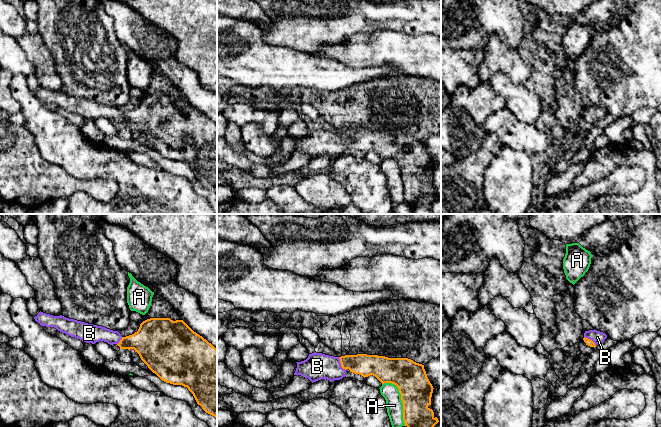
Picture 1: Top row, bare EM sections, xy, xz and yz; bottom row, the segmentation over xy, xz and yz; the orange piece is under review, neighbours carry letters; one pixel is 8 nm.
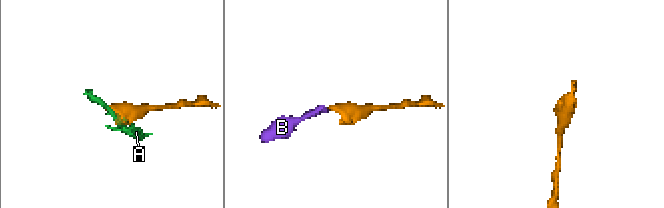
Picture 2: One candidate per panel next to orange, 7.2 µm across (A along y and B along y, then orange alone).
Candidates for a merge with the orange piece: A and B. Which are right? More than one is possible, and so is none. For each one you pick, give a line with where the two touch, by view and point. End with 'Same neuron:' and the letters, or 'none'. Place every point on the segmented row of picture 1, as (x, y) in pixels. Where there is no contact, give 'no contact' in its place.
B: xz (341, 364)
Same neuron: B

